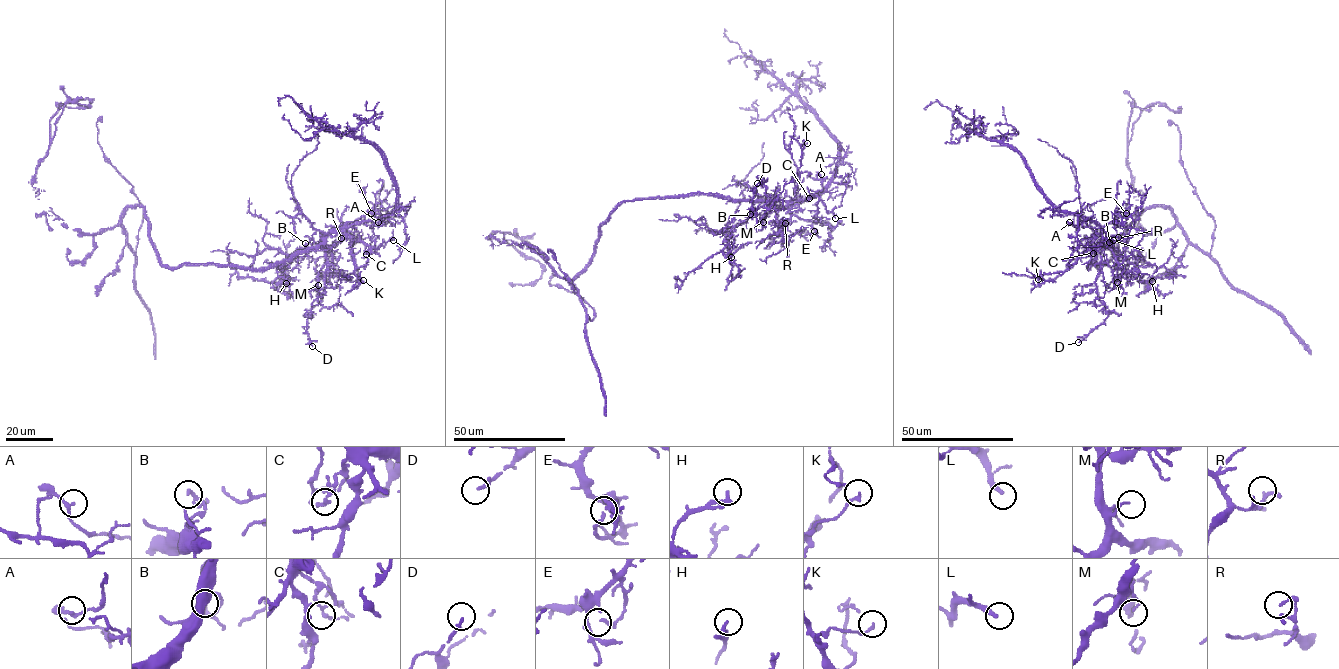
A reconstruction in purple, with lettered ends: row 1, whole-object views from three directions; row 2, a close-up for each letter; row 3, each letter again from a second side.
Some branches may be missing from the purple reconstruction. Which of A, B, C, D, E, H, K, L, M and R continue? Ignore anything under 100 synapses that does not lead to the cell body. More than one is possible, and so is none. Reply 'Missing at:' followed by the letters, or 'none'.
Missing at: none

